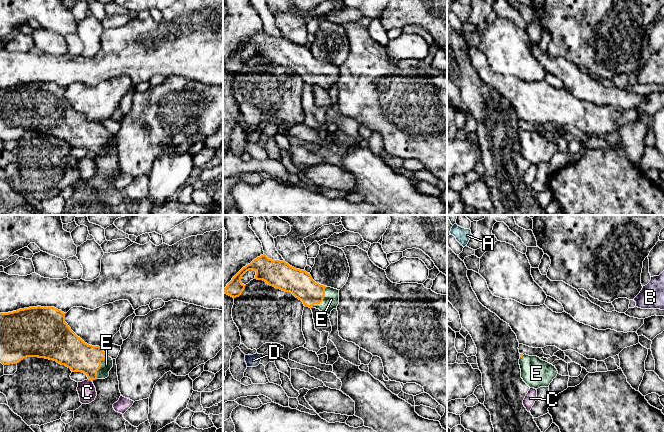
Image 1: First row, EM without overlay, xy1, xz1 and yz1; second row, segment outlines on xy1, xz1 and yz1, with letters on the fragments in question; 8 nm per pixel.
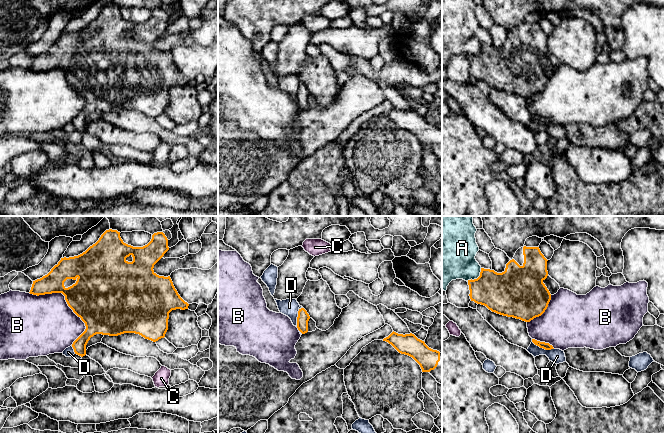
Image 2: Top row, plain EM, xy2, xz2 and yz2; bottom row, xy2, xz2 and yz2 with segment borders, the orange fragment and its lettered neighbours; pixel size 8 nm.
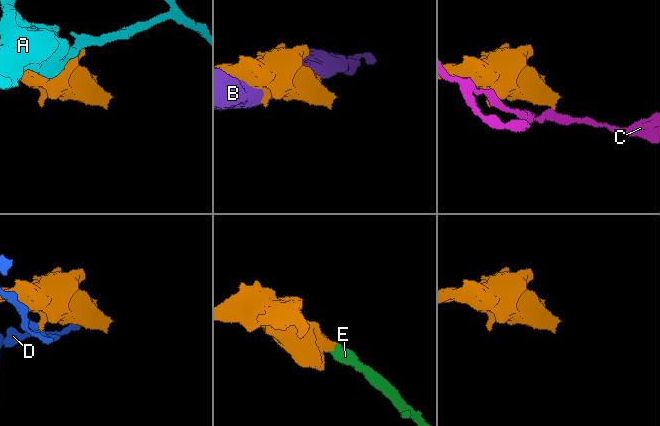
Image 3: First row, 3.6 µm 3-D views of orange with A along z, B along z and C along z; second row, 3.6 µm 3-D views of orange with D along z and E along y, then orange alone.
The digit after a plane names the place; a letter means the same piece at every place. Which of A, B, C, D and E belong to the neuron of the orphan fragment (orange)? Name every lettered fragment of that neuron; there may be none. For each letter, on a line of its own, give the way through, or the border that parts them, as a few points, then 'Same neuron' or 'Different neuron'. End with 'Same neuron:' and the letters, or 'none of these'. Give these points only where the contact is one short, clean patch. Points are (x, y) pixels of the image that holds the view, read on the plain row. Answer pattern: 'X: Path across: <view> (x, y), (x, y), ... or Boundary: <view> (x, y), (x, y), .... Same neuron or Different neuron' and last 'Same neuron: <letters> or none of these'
A: Different neuron
B: Different neuron
C: Boundary: xy1 (88, 154), (91, 157). Different neuron
D: Boundary: yz2 (532, 117), (545, 125), (553, 125). Different neuron
E: Path across: xz1 (298, 58), (313, 71), (323, 74), (331, 75). Same neuron
Same neuron: E

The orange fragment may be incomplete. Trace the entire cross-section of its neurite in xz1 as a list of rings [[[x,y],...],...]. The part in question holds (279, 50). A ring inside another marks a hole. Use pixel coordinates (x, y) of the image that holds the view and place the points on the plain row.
[[[265,30],[257,33],[250,40],[243,43],[223,65],[223,69],[233,74],[239,73],[246,62],[241,58],[241,54],[249,46],[256,48],[254,55],[263,56],[270,62],[292,69],[303,78],[305,83],[319,85],[329,92],[333,85],[337,85],[339,80],[339,66],[316,59],[305,46],[296,45],[285,37],[269,35]]]

